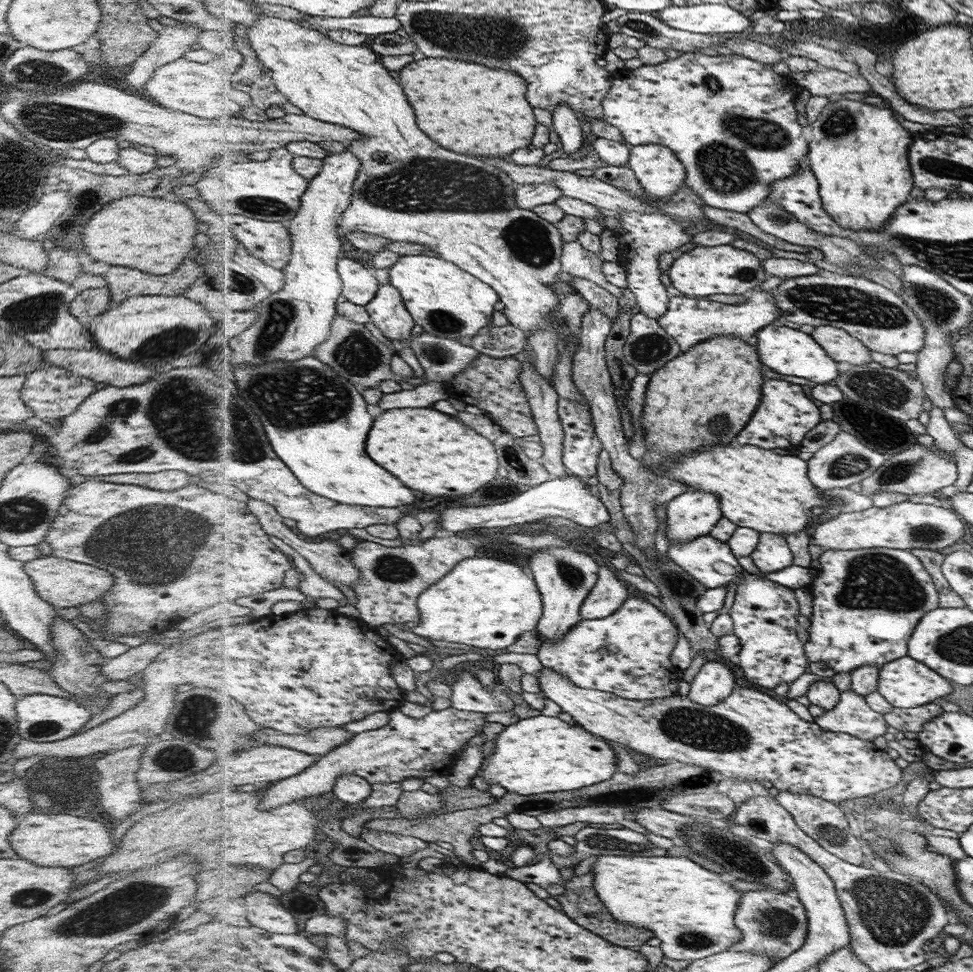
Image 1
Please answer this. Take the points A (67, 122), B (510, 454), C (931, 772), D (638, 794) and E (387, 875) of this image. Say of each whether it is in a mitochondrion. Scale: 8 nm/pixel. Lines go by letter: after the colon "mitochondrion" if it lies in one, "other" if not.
A: mitochondrion
B: mitochondrion
C: other
D: mitochondrion
E: other

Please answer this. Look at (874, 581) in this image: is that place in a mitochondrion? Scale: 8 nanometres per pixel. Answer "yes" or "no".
yes

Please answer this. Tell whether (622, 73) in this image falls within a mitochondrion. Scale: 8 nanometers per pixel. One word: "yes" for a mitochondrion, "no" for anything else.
no

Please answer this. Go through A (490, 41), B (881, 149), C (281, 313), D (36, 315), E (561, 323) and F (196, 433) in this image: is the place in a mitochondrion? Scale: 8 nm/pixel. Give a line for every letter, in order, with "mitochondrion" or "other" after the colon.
A: mitochondrion
B: other
C: mitochondrion
D: mitochondrion
E: other
F: mitochondrion

